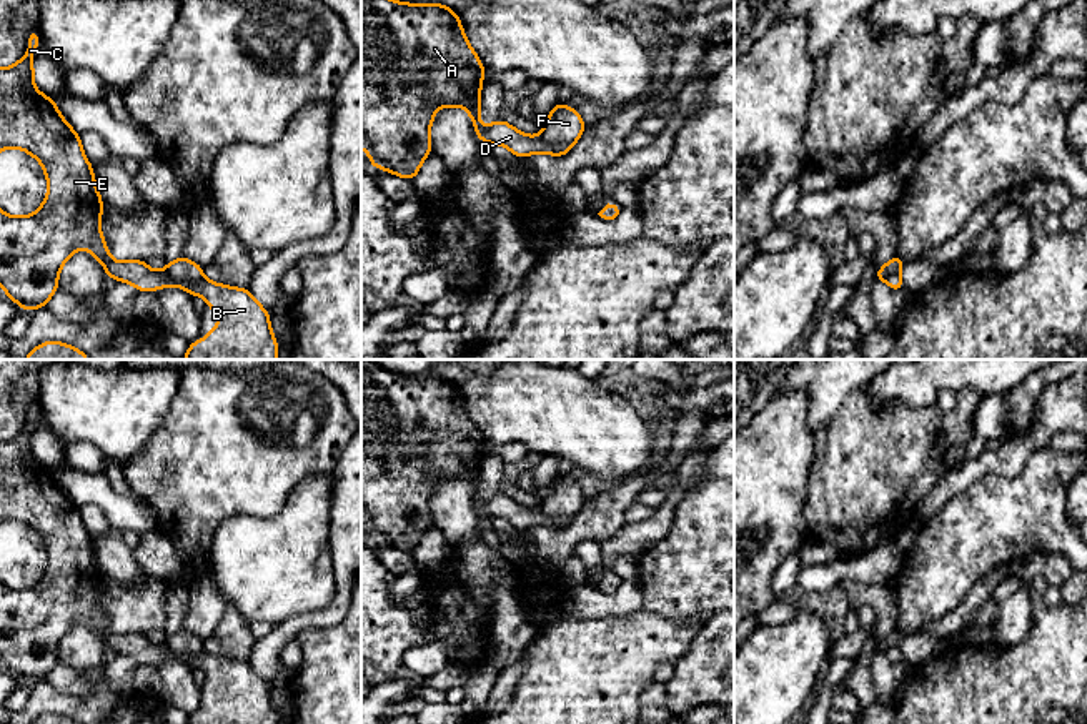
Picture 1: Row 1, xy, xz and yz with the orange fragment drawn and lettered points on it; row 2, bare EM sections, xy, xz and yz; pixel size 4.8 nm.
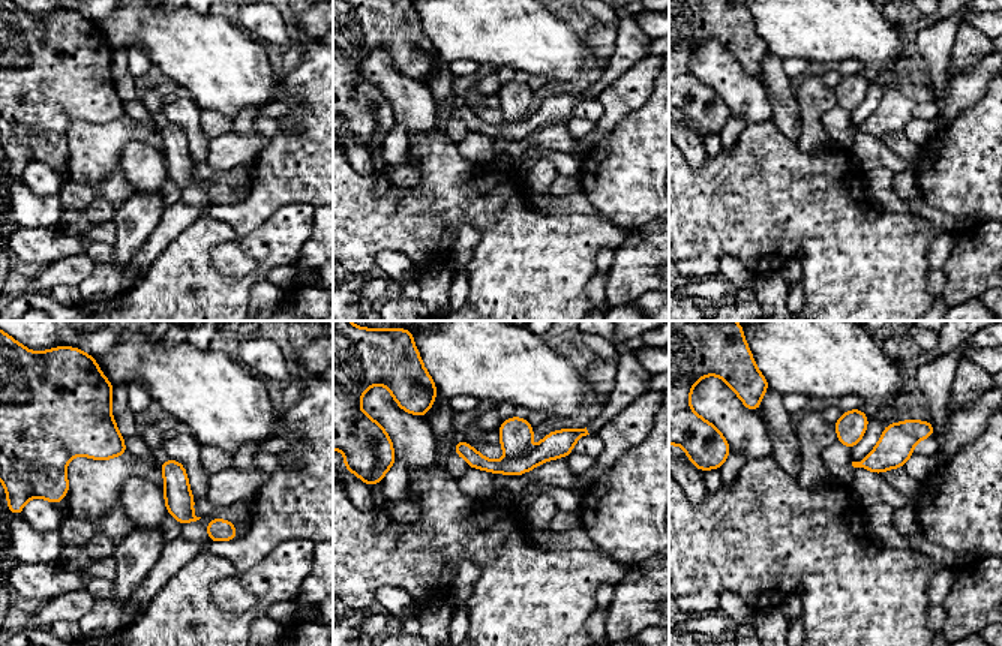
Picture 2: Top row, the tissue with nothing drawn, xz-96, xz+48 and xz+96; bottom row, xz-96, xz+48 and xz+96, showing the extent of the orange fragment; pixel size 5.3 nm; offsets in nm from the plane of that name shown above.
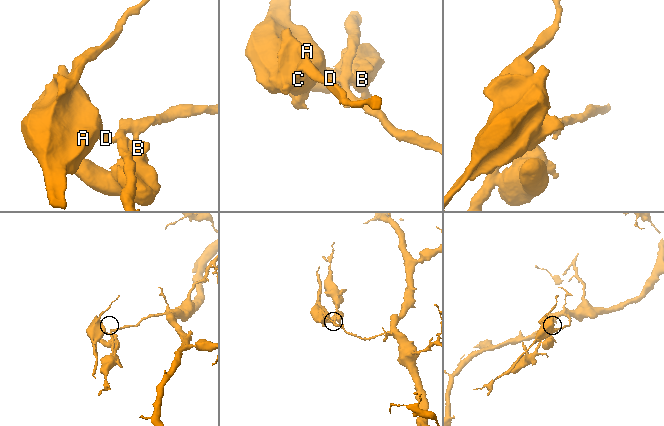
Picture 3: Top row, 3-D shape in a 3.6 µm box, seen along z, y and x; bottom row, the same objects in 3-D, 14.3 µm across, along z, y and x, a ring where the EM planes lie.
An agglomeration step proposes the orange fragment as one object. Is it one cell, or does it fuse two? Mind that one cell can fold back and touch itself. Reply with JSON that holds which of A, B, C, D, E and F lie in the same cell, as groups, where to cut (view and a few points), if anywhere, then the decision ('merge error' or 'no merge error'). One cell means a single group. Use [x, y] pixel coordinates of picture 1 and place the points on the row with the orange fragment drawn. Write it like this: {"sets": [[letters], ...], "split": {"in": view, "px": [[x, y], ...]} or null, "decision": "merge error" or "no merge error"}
{"sets": [["A", "B", "C", "D", "E"], ["F"]], "split": {"in": "xy", "px": [[163, 270], [175, 280], [203, 280]]}, "decision": "merge error"}

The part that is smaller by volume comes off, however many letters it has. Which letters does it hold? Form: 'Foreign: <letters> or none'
Foreign: A, B, C, D, E

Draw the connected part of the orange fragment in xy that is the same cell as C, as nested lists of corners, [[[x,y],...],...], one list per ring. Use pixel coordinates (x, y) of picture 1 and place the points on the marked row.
[[[30,35],[27,53],[15,65],[0,68],[0,151],[20,148],[37,158],[48,181],[48,193],[40,208],[28,216],[10,216],[0,210],[0,286],[22,310],[47,306],[58,290],[58,273],[65,261],[80,248],[88,250],[105,268],[107,276],[125,281],[136,291],[158,291],[180,286],[188,295],[203,296],[213,315],[221,315],[216,328],[206,331],[205,341],[190,341],[183,360],[278,360],[270,315],[248,288],[233,288],[215,281],[175,281],[165,270],[153,271],[143,260],[115,261],[102,236],[103,200],[97,190],[93,166],[87,160],[80,135],[60,115],[57,103],[33,85],[32,58],[38,37]]]

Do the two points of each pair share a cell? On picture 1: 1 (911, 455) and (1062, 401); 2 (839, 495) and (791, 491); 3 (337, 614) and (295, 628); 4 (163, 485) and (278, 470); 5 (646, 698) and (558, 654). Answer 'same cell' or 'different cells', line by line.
1: different cells
2: different cells
3: same cell
4: same cell
5: different cells

